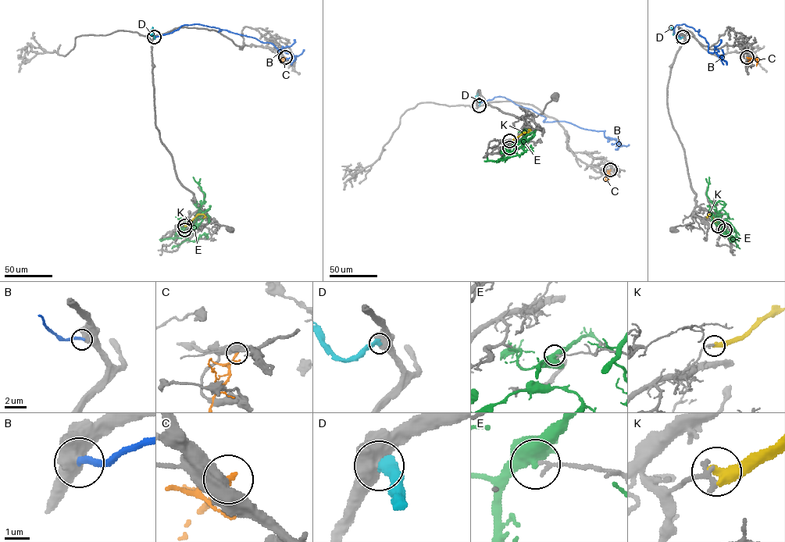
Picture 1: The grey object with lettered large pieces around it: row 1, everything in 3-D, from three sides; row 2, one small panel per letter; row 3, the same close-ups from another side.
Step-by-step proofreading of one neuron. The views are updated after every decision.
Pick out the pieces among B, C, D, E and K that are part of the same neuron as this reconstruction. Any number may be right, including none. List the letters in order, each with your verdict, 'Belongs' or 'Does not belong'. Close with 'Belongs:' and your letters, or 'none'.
B: Does not belong
C: Does not belong
D: Does not belong
E: Does not belong
K: Does not belong
Belongs: none

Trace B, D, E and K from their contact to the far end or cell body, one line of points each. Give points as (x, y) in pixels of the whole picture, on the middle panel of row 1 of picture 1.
B: (479, 105), (504, 97), (544, 115), (544, 122), (565, 121), (604, 130), (606, 137), (629, 144)
D: (479, 105), (477, 93)
E: (509, 147), (508, 151), (510, 152), (529, 130), (518, 131)
K: (509, 140), (528, 132), (528, 130)

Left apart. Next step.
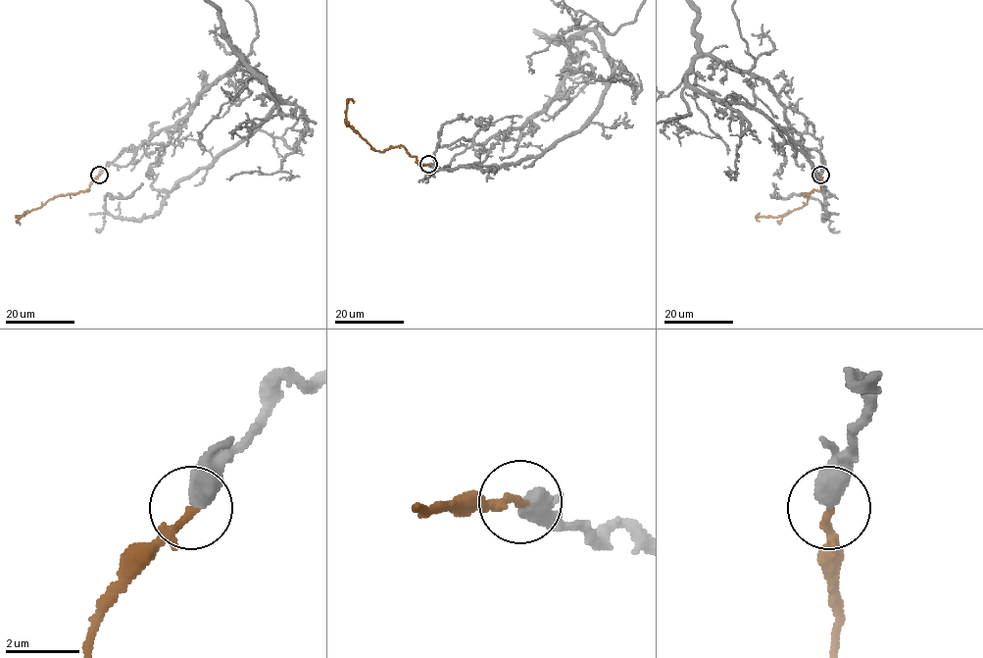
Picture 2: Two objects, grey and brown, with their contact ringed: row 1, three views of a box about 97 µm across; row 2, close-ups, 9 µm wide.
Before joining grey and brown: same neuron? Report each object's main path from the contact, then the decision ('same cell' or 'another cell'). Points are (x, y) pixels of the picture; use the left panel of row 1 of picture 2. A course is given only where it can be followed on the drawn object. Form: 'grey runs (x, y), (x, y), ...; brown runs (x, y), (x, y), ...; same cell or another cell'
grey runs (99, 175), (124, 149), (176, 125), (240, 56), (280, 113); brown runs (99, 175), (87, 190), (53, 198), (24, 213); same cell

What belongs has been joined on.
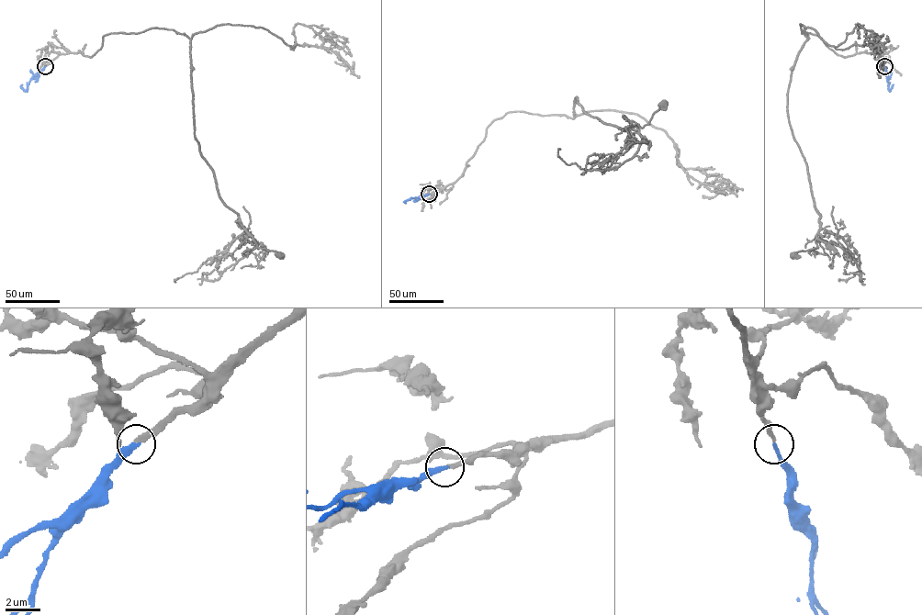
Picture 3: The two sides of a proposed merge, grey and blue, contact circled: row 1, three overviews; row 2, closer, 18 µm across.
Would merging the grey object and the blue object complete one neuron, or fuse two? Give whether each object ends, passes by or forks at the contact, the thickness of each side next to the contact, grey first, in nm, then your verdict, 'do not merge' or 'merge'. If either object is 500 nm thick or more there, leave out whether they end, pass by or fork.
grey ends there; blue ends there; 240 nm thick on the grey side, 280 nm on the other; merge

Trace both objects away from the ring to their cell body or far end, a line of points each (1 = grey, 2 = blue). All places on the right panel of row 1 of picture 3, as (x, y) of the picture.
1: (884, 66), (879, 54), (839, 55), (802, 33), (787, 114), (820, 229), (817, 247), (794, 255)
2: (884, 66), (890, 90), (893, 84)

